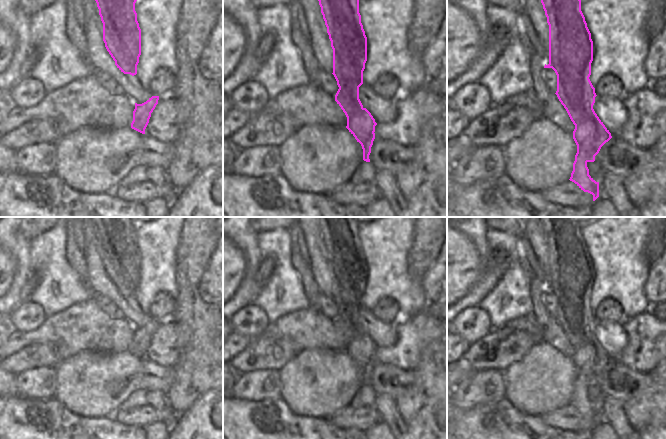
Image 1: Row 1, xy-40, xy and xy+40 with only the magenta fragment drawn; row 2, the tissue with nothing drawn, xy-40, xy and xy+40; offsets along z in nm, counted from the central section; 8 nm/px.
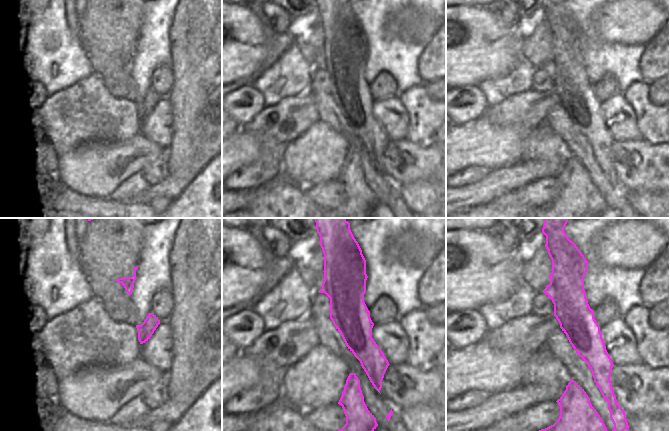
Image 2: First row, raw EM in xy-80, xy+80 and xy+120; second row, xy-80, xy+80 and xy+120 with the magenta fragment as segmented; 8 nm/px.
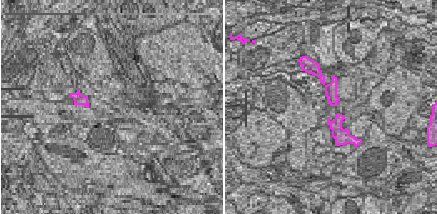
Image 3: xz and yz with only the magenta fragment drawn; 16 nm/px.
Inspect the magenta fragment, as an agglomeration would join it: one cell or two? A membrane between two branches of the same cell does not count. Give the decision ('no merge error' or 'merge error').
merge error

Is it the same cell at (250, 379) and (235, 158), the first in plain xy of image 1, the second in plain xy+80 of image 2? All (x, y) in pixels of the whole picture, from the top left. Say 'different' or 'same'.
different

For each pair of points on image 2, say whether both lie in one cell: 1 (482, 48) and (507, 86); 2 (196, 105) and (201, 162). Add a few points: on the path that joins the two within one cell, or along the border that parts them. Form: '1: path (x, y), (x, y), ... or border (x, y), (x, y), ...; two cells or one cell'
1: border (518, 61), (504, 76), (489, 78), (479, 84); two cells
2: path (211, 118), (210, 147); one cell

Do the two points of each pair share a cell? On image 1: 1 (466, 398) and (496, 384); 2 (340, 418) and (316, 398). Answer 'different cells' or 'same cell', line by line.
1: same cell
2: different cells

